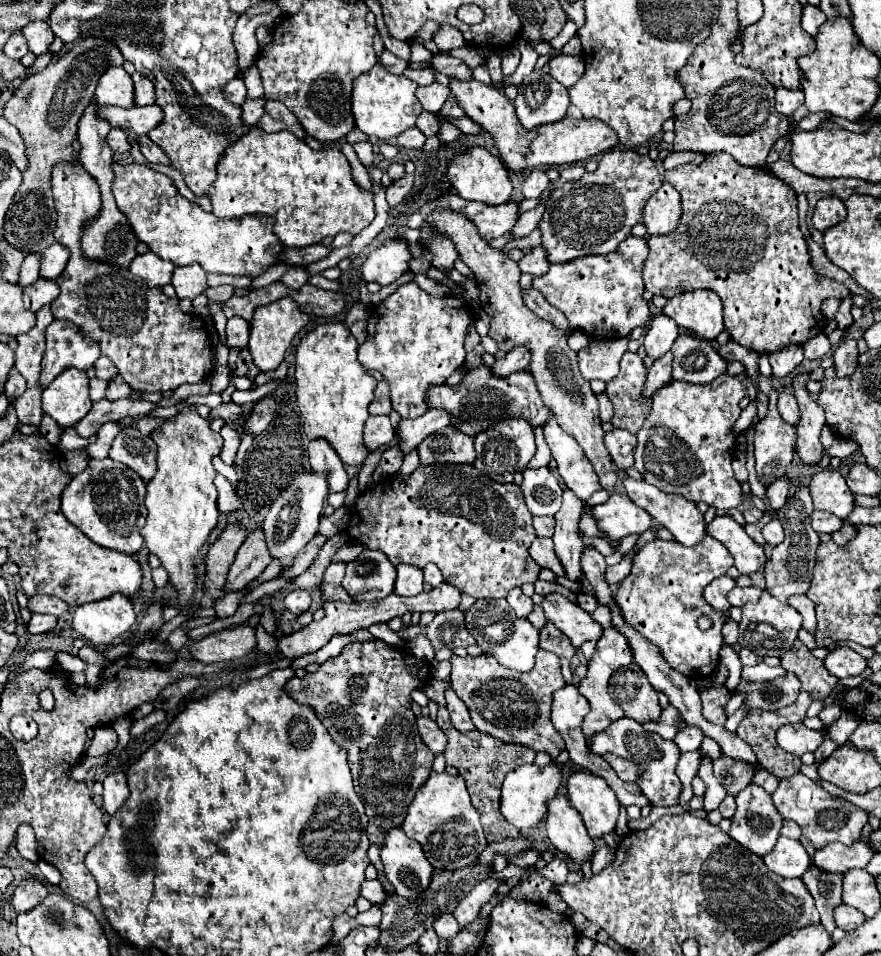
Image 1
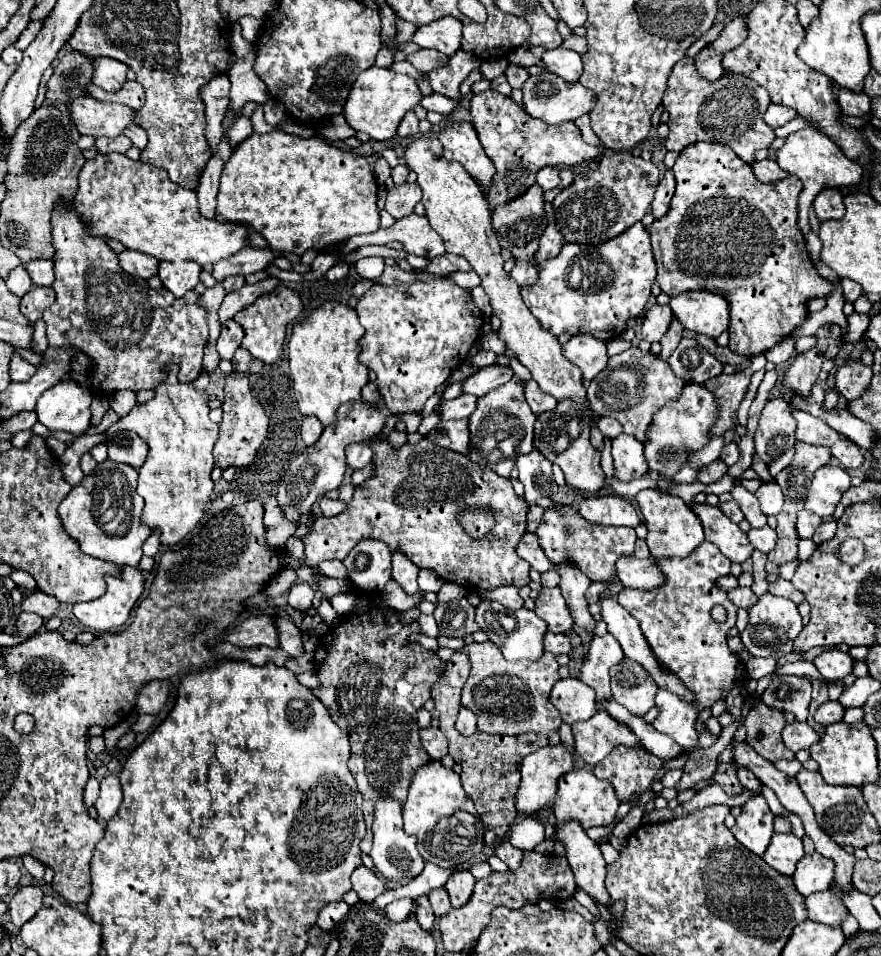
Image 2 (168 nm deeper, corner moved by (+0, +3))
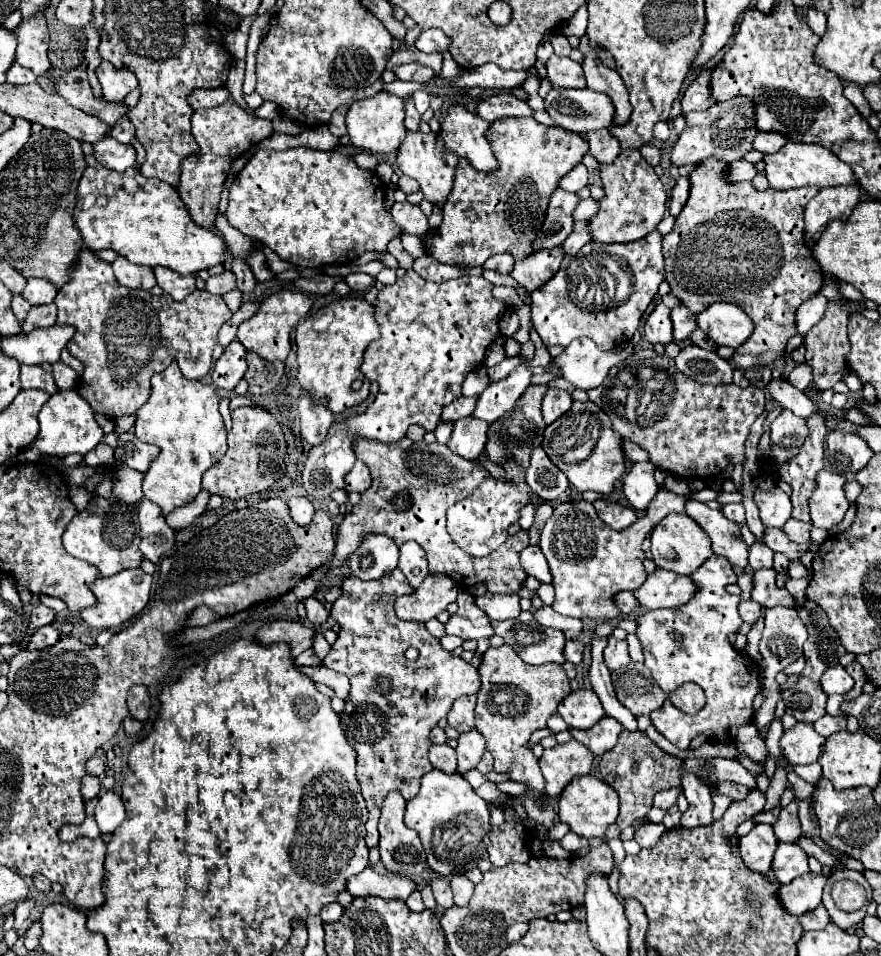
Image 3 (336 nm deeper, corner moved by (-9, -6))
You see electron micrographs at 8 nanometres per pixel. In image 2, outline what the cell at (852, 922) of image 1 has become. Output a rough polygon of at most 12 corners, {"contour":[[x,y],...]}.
{"contour":[[832,891],[806,899],[808,919],[842,925],[848,909]]}

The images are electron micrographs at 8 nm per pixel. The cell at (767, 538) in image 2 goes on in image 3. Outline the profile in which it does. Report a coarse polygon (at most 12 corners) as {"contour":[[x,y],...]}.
{"contour":[[755,542],[749,546],[753,570],[773,566],[773,550]]}

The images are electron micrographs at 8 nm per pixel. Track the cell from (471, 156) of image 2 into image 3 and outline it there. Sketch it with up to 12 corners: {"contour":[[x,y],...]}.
{"contour":[[463,106],[441,122],[449,150],[489,172],[497,160],[485,136],[491,124]]}

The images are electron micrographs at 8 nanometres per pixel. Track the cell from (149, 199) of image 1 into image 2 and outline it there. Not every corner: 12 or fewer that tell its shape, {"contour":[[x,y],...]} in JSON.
{"contour":[[120,153],[78,175],[92,235],[200,267],[250,245],[194,191]]}

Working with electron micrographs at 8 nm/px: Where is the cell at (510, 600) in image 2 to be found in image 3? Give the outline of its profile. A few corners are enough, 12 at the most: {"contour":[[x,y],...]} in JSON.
{"contour":[[491,594],[475,602],[491,620],[517,618],[517,594]]}

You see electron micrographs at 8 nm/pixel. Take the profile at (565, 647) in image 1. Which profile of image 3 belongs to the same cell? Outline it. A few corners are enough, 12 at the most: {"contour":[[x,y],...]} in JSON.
{"contour":[[569,640],[565,644],[567,662],[579,664],[585,644],[579,640]]}

